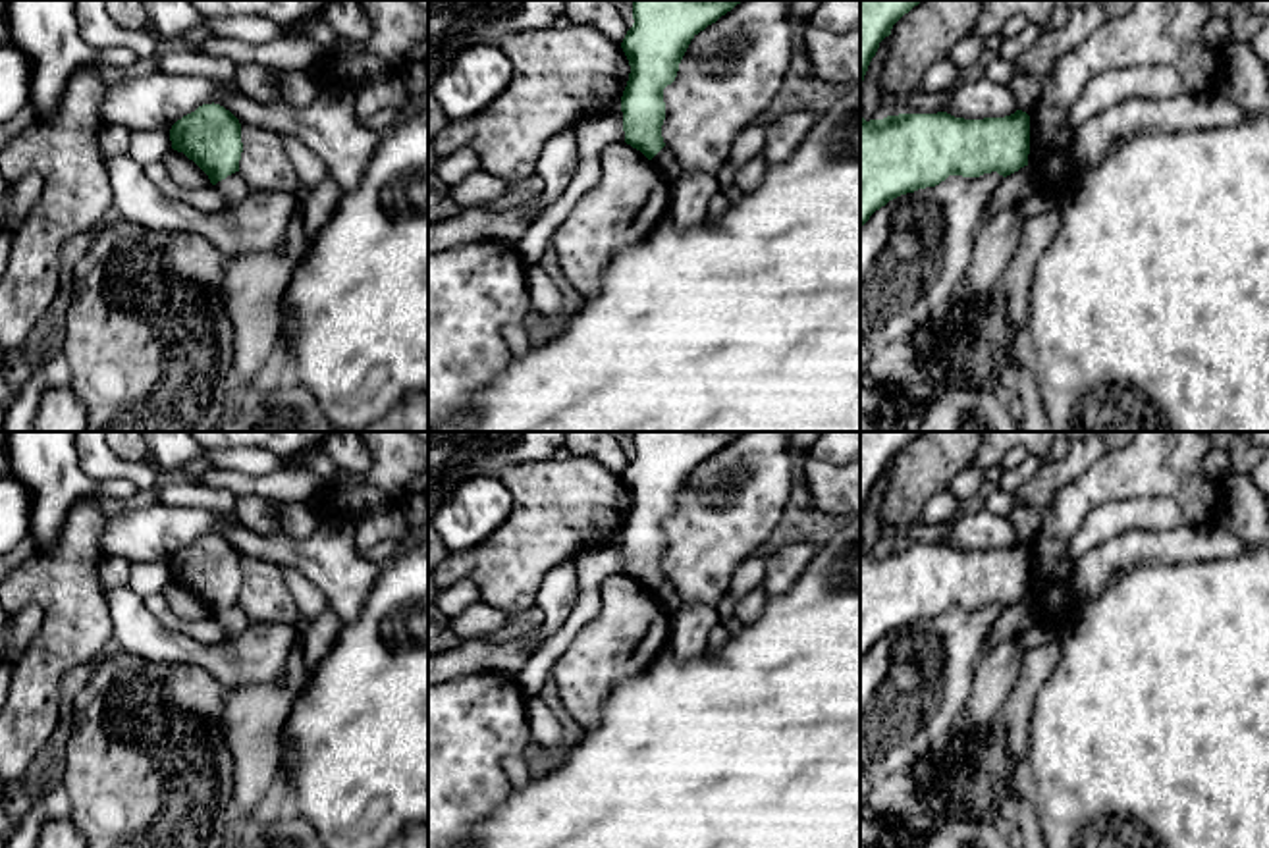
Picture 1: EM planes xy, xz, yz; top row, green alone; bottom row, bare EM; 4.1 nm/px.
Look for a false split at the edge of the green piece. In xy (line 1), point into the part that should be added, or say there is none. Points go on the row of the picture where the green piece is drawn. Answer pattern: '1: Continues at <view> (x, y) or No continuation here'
1: No continuation here

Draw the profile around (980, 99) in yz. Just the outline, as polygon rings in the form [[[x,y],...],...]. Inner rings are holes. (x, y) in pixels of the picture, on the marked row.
[[[982,77],[978,81],[958,81],[951,89],[951,104],[945,112],[964,119],[984,119],[1005,118],[1016,110],[1018,104],[1009,85]]]

